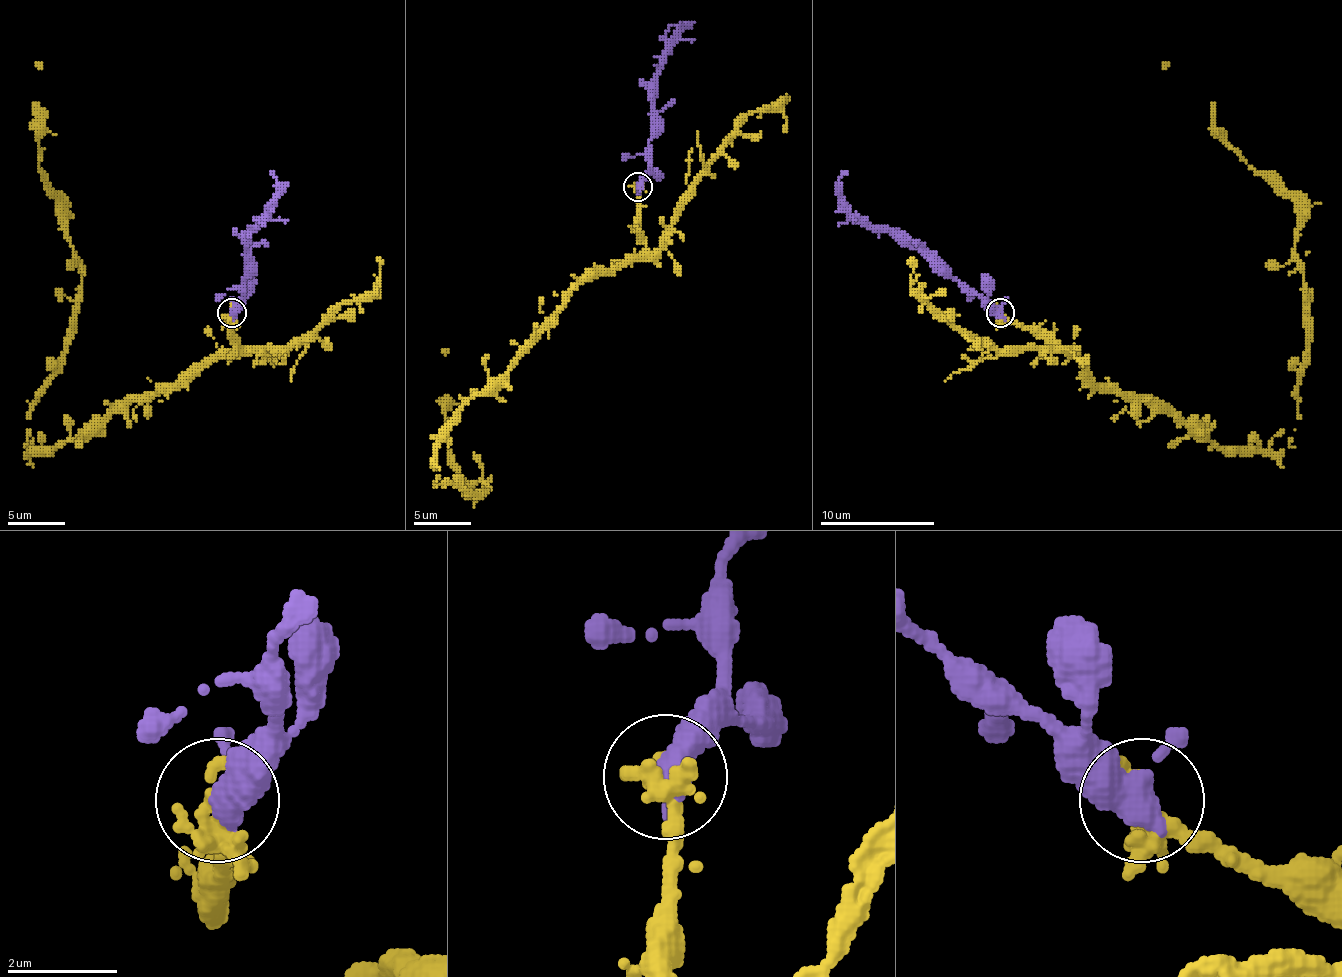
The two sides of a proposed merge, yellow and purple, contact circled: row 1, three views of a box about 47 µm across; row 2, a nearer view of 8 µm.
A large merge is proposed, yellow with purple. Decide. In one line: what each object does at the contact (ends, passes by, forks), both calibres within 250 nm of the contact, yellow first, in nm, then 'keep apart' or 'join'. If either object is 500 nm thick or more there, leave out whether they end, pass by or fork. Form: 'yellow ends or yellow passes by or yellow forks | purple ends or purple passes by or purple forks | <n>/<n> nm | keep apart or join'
yellow forks | purple passes by | 240/400 nm | join

